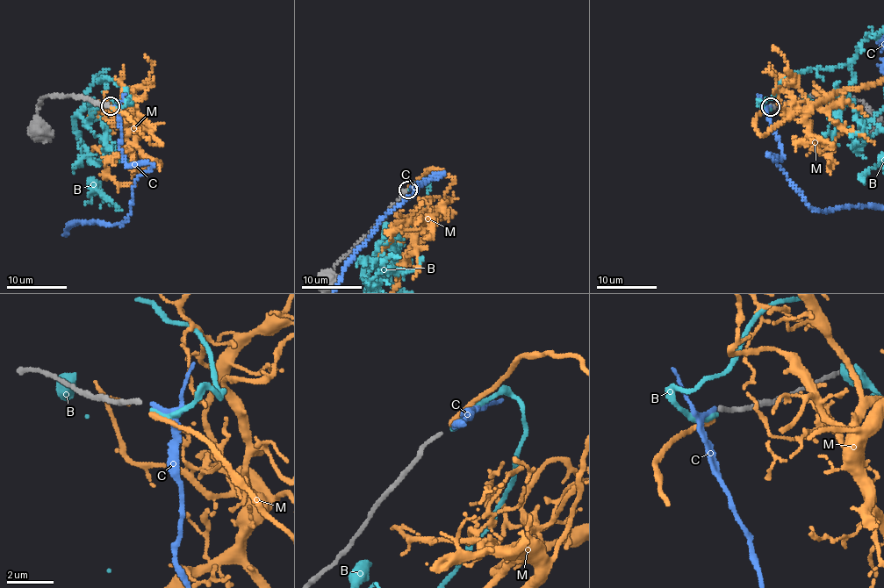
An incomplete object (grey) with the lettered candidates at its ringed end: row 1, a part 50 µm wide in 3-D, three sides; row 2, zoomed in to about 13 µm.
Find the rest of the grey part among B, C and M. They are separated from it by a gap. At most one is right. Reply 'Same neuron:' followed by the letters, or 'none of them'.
Same neuron: C

